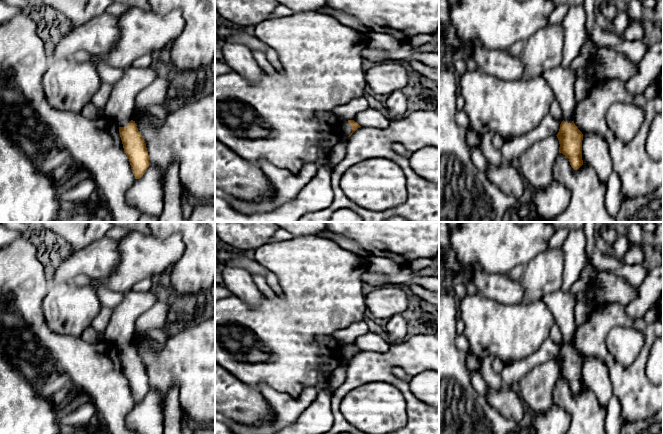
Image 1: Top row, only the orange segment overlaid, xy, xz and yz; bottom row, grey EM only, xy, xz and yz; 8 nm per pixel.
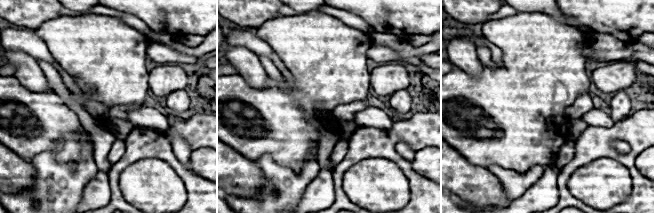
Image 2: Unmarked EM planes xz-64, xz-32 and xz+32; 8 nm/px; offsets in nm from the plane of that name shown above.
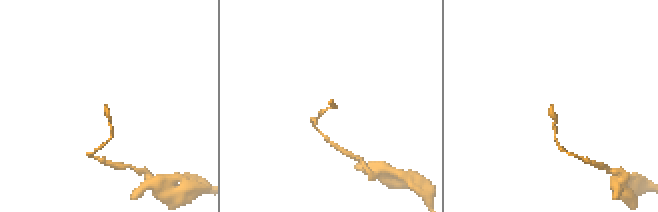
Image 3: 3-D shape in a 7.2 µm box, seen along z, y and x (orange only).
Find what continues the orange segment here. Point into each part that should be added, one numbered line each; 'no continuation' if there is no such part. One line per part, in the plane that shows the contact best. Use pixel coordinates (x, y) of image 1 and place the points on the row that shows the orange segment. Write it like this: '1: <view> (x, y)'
1: xz (346, 129)

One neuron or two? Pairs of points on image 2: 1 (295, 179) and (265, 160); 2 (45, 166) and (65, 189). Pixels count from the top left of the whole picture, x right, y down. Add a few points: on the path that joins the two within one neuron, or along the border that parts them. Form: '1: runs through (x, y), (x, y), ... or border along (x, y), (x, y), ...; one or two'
1: runs through (288, 179), (284, 179), (272, 167); one
2: runs through (49, 172), (59, 183); one

